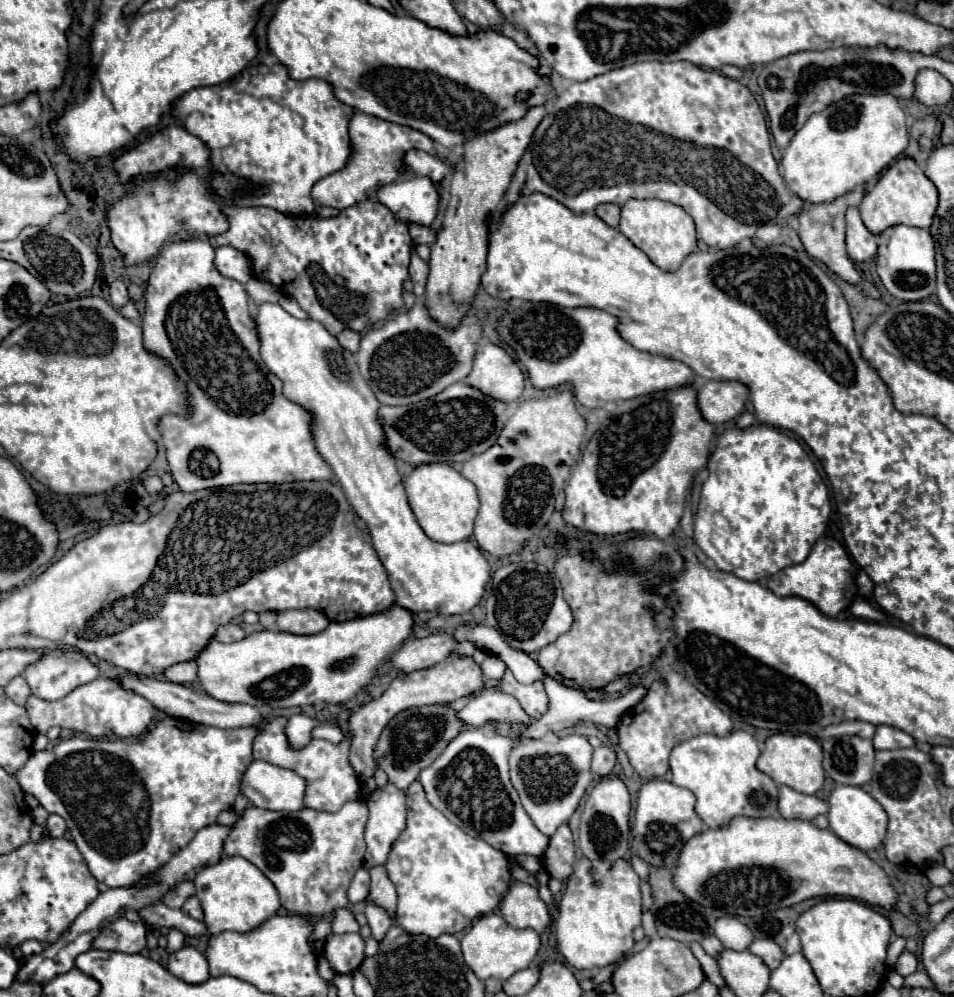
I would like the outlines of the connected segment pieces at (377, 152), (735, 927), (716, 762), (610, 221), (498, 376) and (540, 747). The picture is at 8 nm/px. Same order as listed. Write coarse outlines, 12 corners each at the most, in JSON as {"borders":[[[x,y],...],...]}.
{"borders":[[[366,113],[352,117],[352,157],[312,187],[340,211],[402,175],[408,149],[432,139]],[[734,917],[718,919],[714,935],[726,949],[746,951],[754,933]],[[746,731],[672,749],[672,783],[710,829],[780,817]],[[598,205],[596,215],[610,227],[618,225],[618,205]],[[504,347],[476,351],[466,383],[514,403],[524,373]],[[582,735],[534,739],[510,753],[510,779],[548,837],[586,787]]]}

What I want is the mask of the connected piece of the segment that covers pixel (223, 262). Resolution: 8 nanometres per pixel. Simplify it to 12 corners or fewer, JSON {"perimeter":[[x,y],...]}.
{"perimeter":[[218,247],[214,265],[224,277],[246,283],[250,259],[234,247]]}

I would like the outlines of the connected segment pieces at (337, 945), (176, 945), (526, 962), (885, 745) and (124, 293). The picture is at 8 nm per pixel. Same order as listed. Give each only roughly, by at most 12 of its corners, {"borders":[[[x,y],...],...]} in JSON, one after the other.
{"borders":[[[358,933],[332,935],[326,959],[336,973],[354,973],[364,961]],[[170,929],[166,951],[176,953],[184,947],[184,935]],[[502,915],[478,917],[462,955],[484,981],[506,981],[540,949],[534,929]],[[878,725],[876,749],[914,747],[914,737],[890,725]],[[120,279],[110,283],[114,307],[130,301],[128,289]]]}

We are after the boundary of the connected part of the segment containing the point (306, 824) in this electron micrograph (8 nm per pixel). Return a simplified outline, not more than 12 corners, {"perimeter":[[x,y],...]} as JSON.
{"perimeter":[[364,801],[338,813],[248,807],[222,845],[282,907],[346,907],[362,867]]}

